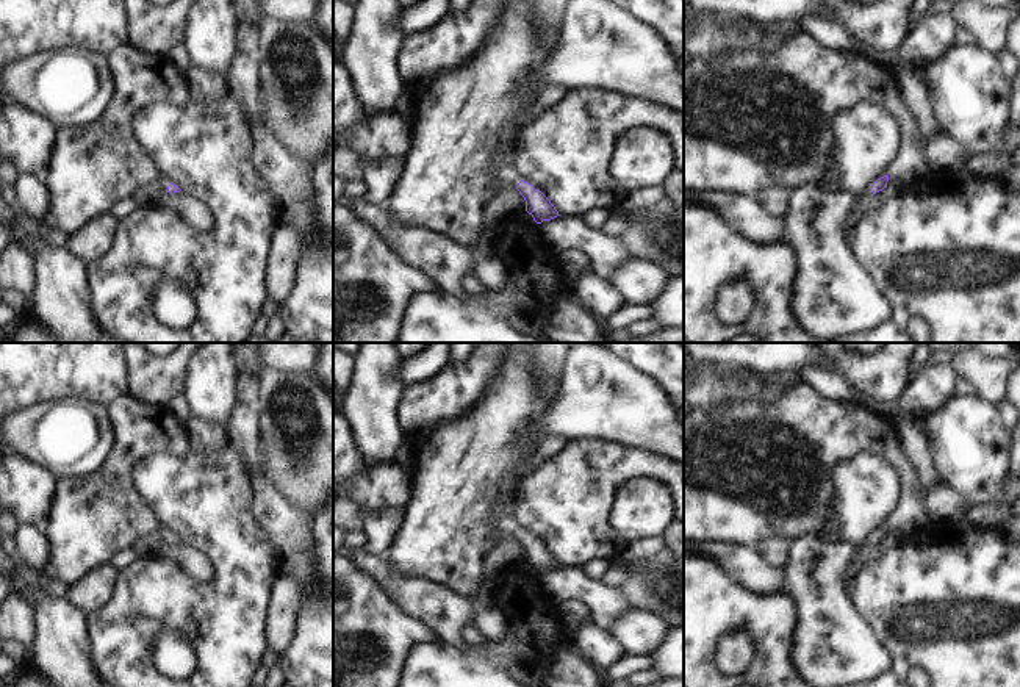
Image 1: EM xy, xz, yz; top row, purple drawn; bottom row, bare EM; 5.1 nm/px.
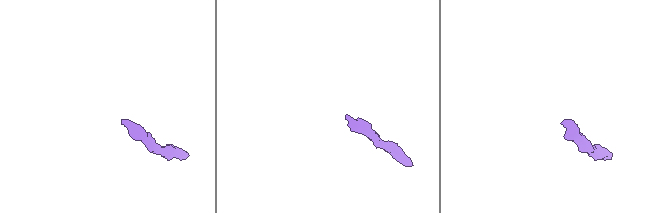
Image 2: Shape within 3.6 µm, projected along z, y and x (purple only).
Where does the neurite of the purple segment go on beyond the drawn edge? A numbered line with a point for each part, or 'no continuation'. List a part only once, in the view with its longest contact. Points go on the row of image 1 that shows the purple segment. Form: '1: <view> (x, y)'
1: xy (147, 196)

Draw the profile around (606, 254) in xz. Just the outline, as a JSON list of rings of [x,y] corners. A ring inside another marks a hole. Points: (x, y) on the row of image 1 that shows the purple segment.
[[[565,214],[538,224],[529,241],[533,250],[552,258],[566,249],[582,250],[590,258],[588,269],[607,280],[618,266],[630,260],[618,236],[588,228],[580,218]]]

